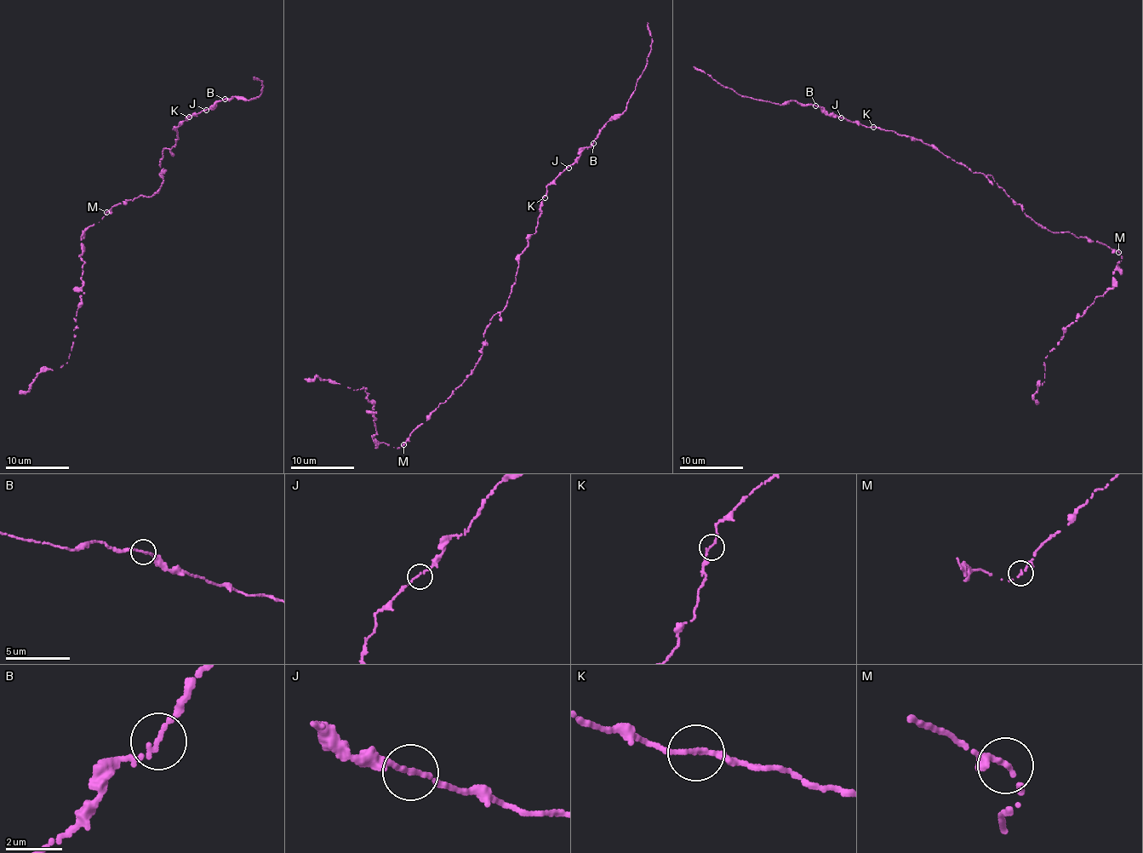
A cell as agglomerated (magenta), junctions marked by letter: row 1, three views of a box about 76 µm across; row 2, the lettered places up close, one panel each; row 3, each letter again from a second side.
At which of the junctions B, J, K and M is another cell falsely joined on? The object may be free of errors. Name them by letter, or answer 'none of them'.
M

